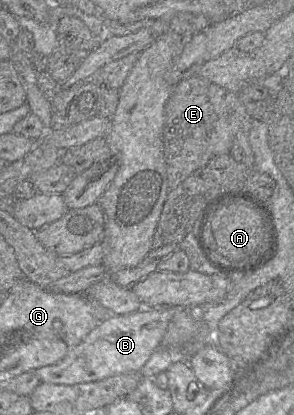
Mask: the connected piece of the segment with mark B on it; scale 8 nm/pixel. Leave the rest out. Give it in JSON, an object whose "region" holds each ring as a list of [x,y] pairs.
{"region":[[[142,305],[141,309],[139,309],[138,311],[132,312],[130,314],[113,315],[107,320],[100,323],[95,329],[93,329],[78,345],[73,347],[62,360],[60,360],[55,364],[43,366],[36,369],[35,371],[29,371],[29,372],[35,372],[36,376],[43,383],[53,383],[57,385],[74,385],[74,384],[80,384],[80,383],[88,383],[88,382],[103,380],[114,375],[139,372],[144,366],[144,364],[146,363],[146,361],[149,359],[151,354],[156,349],[158,349],[159,346],[161,346],[163,338],[167,333],[169,324],[174,317],[174,312],[175,312],[175,308],[149,308],[149,307],[144,307]]]}

